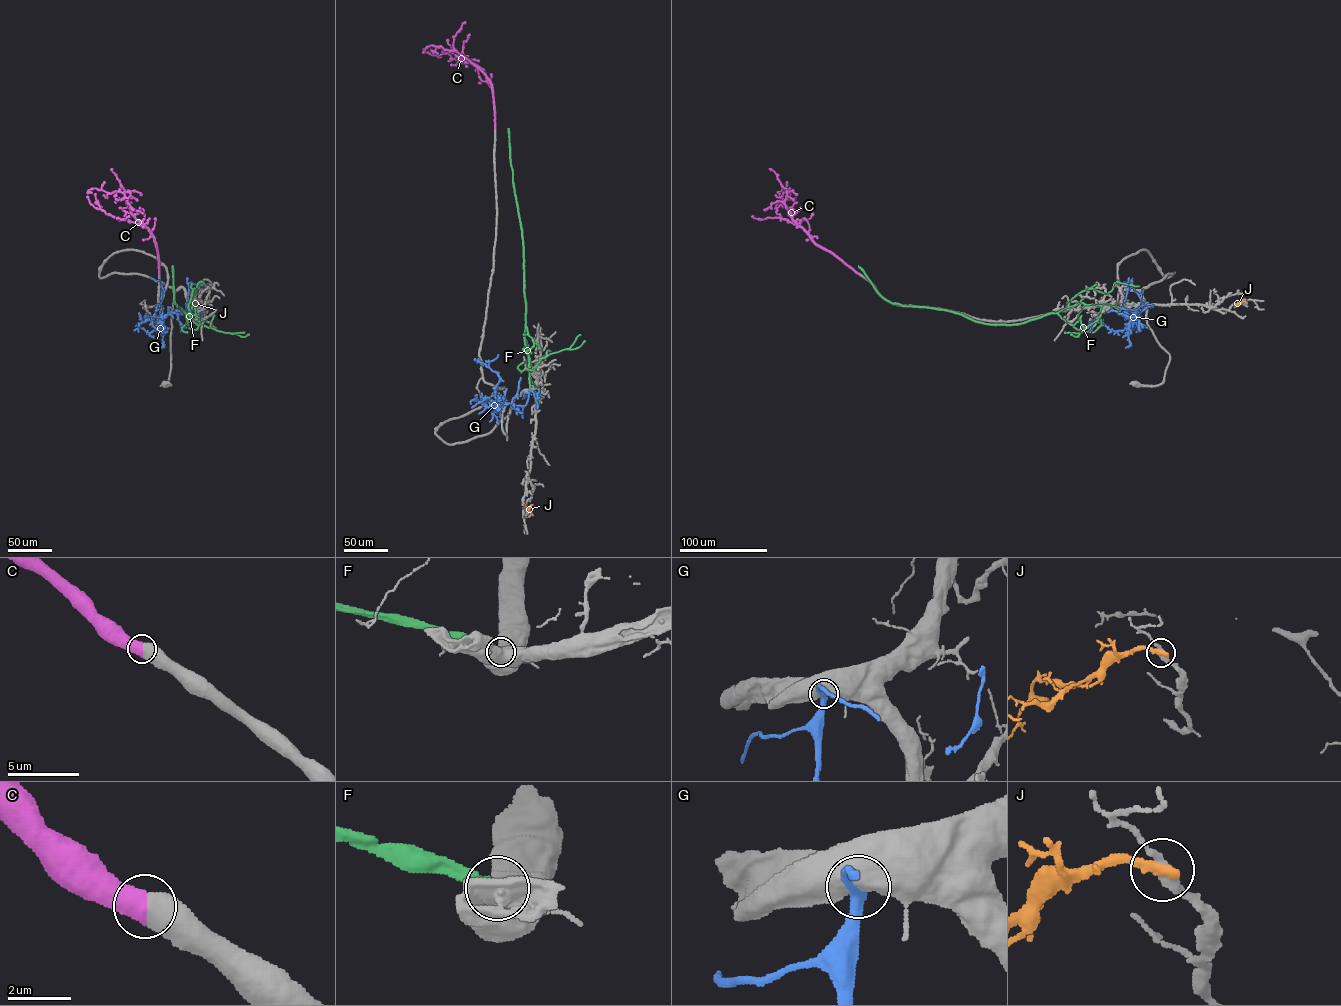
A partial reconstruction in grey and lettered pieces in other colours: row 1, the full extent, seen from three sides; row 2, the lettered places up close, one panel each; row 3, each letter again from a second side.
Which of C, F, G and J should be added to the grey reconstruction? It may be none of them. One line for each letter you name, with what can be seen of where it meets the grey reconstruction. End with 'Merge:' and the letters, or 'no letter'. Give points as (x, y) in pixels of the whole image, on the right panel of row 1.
C: Touches grey at (858, 273)
Merge: C

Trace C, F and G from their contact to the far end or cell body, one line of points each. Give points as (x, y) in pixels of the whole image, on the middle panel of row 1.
C: (495, 128), (492, 86), (482, 70), (463, 54), (452, 58), (448, 53), (425, 52), (428, 48)
F: (530, 389), (529, 356), (524, 341), (523, 242), (508, 128)
G: (529, 390), (524, 406), (498, 403), (495, 387), (499, 377), (489, 367), (488, 361), (498, 354)

